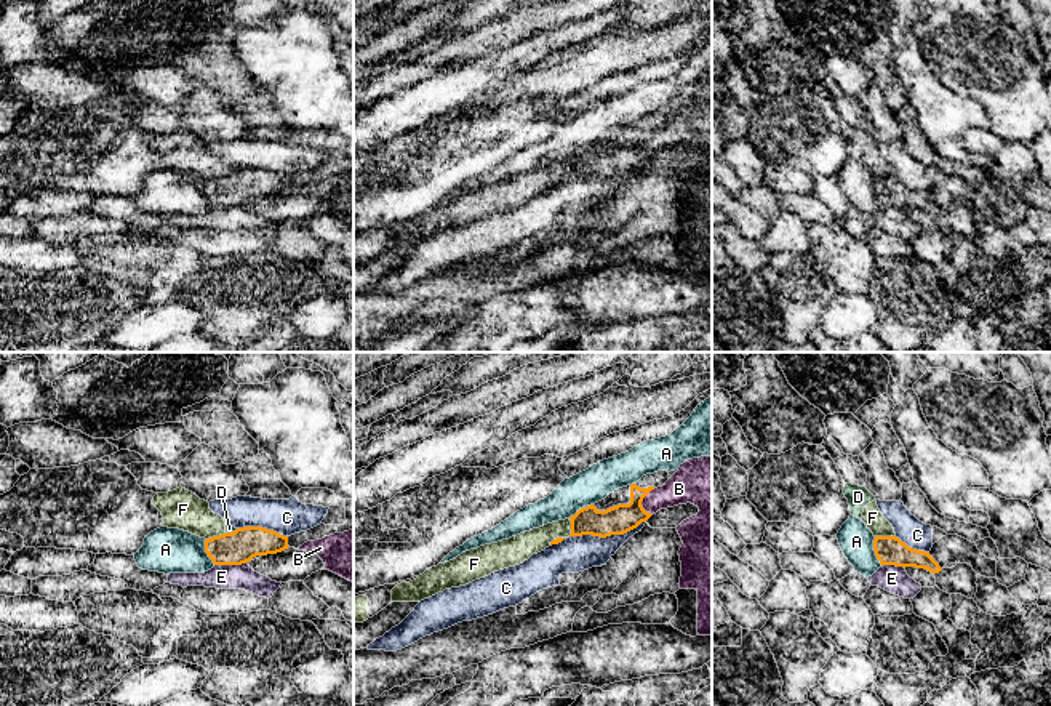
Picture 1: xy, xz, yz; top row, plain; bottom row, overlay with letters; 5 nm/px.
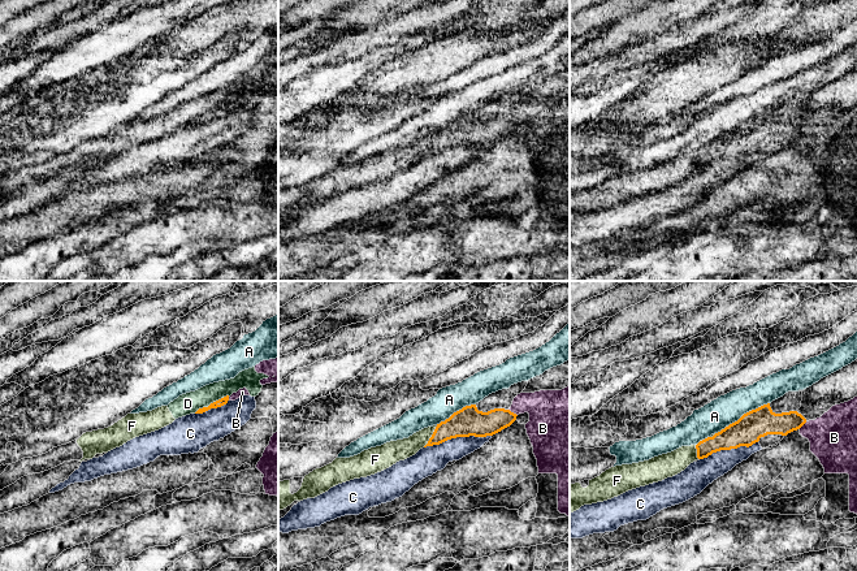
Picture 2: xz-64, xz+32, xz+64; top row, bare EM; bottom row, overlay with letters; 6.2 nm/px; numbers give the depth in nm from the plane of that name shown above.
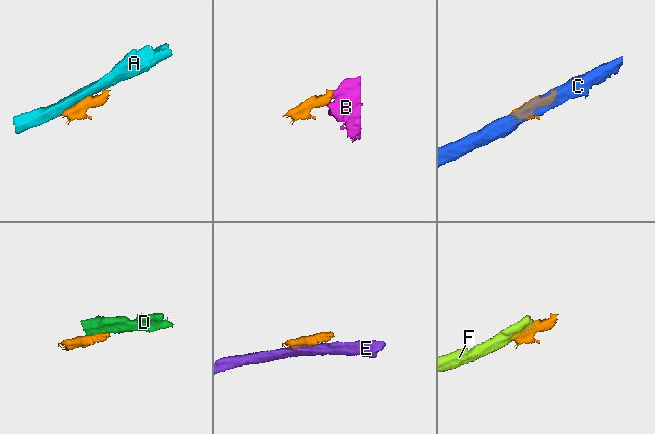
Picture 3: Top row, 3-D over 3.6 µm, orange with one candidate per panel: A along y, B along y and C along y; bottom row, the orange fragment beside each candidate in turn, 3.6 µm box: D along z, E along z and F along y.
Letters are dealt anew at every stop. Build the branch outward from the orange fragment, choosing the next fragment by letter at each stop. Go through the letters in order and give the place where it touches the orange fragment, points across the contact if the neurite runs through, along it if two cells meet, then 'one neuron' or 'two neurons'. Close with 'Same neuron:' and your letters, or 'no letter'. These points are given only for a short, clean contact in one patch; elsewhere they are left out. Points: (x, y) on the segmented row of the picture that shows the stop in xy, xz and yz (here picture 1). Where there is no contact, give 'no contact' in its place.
A: meets orange in yz at (874, 549); two neurons
B: meets orange in xz at (642, 500); runs through xz (619, 519), (642, 500), (671, 495), (688, 484); one neuron
C: meets orange in xz at (607, 535); two neurons
D: meets orange in xy at (232, 532); border along xy (237, 529), (226, 533); two neurons
E: meets orange in xy at (229, 564); two neurons
F: meets orange in xy at (215, 537); two neurons
Same neuron: B

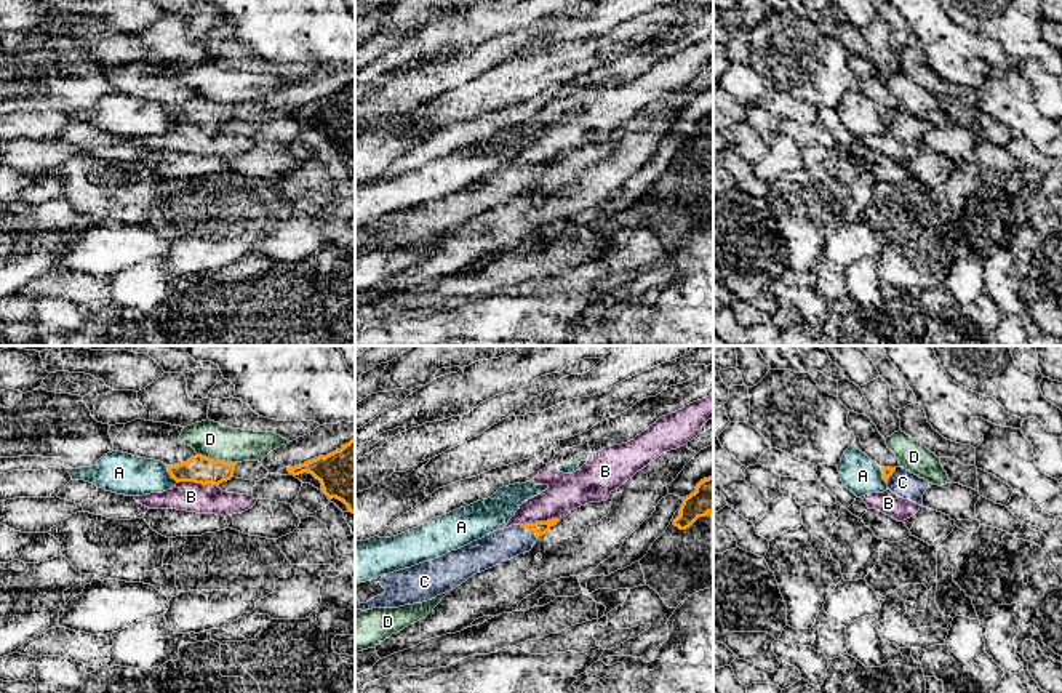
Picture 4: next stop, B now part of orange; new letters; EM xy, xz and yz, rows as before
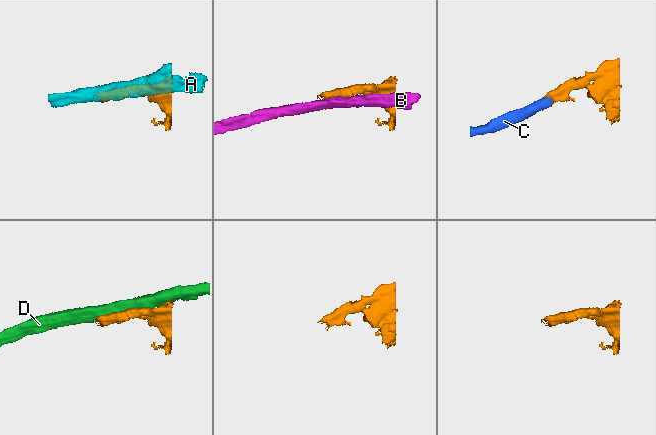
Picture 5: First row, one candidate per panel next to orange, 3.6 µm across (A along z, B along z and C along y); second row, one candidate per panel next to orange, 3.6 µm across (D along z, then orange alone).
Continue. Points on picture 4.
A: meets orange in xy at (170, 474); two neurons
B: meets orange in xy at (197, 482); two neurons
C: meets orange in xz at (530, 530); runs through xz (539, 528), (530, 530), (522, 538), (503, 544); one neuron
D: meets orange in xy at (216, 461); two neurons
Same neuron: C

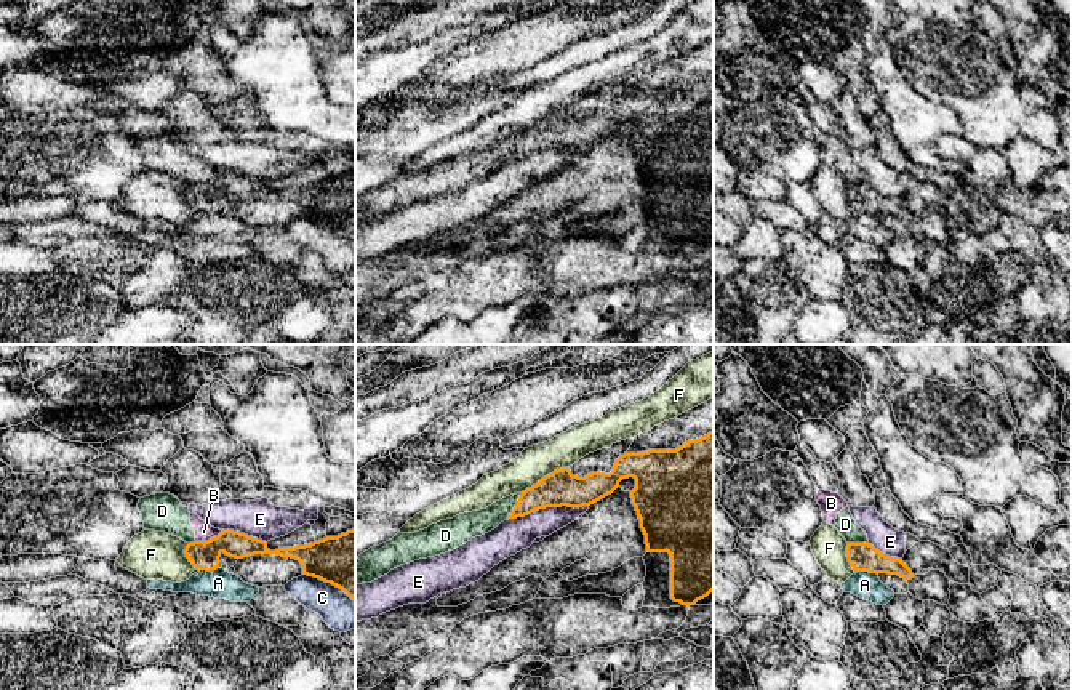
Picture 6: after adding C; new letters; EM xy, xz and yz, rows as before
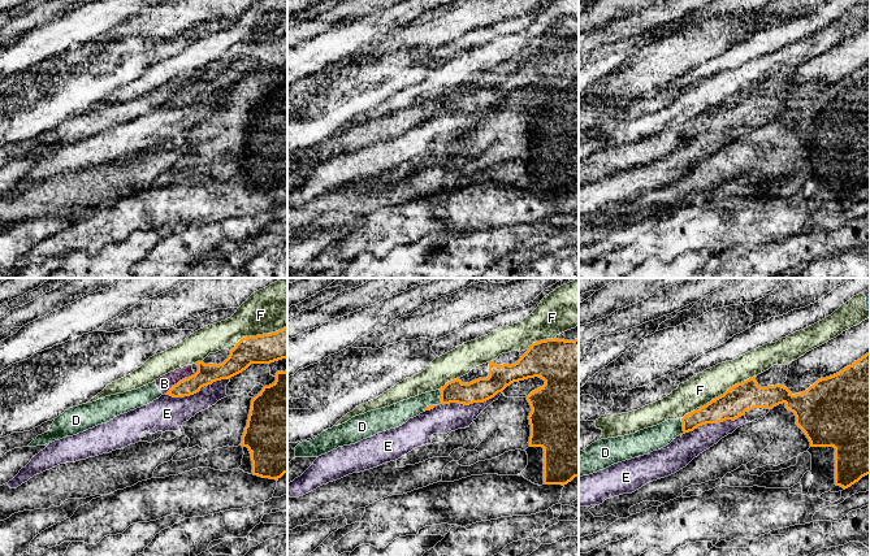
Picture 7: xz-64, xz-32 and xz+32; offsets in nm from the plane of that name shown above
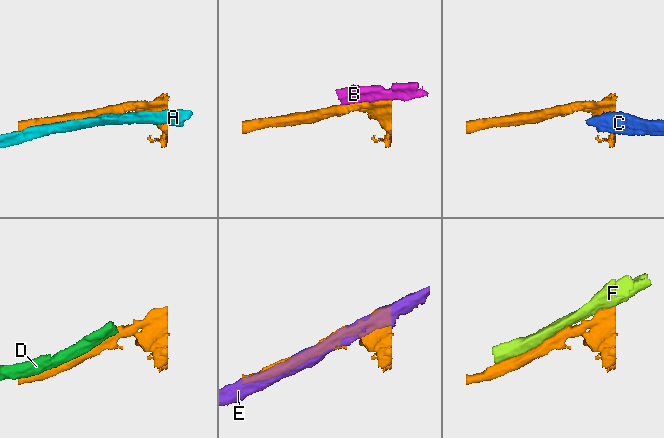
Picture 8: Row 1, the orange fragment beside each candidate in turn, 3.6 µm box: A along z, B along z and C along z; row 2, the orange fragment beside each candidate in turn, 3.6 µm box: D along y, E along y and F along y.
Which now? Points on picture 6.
A: meets orange in yz at (866, 570); two neurons
B: meets orange in xy at (212, 538); border along xy (224, 530), (207, 540), (196, 541); two neurons
C: meets orange in xy at (328, 581); border along xy (303, 573), (330, 581), (354, 601); two neurons
D: meets orange in xz at (516, 506); two neurons
E: meets orange in xz at (540, 508); two neurons
F: meets orange in xz at (546, 476); two neurons
Same neuron: no letter

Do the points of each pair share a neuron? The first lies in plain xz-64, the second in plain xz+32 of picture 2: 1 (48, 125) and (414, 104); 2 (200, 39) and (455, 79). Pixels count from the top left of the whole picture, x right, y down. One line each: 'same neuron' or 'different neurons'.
1: same neuron
2: different neurons

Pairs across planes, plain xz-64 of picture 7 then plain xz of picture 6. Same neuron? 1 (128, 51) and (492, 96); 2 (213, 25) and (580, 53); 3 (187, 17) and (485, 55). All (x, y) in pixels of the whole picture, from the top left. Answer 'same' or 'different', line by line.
1: same
2: same
3: same

